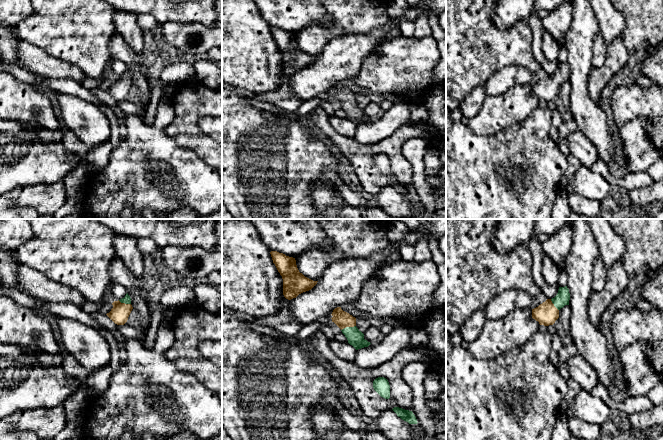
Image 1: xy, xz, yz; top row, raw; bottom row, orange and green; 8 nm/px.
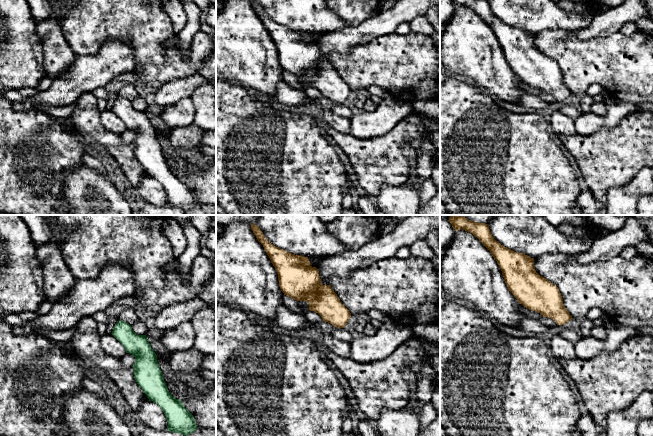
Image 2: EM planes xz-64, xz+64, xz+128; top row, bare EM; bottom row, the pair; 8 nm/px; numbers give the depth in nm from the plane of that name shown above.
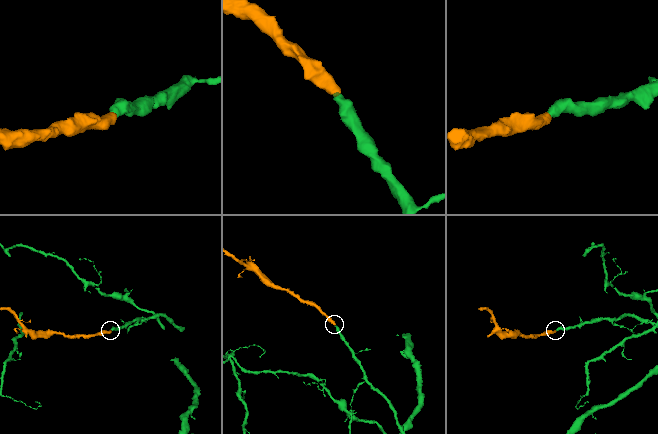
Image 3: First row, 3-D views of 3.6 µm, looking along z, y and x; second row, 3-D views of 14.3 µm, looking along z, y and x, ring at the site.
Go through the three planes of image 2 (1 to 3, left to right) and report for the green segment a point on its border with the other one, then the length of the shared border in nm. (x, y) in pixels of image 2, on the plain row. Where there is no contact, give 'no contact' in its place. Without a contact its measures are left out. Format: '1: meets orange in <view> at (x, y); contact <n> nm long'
1: no contact
2: no contact
3: no contact

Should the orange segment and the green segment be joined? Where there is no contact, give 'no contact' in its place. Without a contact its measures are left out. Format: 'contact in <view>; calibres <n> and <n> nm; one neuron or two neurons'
contact in xz; calibres 140 and 130 nm; one neuron

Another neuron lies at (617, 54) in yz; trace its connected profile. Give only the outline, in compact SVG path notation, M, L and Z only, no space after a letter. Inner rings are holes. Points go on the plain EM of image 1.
M618 37L606 50L604 65L591 69L588 78L588 94L599 105L601 93L612 78L628 63L629 50L624 37Z

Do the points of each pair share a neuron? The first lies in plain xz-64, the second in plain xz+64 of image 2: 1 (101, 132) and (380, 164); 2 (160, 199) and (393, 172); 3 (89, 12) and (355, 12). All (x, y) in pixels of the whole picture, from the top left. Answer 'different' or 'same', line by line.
1: same
2: different
3: same

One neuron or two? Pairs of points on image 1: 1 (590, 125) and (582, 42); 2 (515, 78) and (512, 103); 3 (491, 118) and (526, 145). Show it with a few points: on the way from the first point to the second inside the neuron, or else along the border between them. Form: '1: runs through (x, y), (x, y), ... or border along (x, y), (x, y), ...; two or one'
1: runs through (581, 104), (580, 63); one
2: border along (530, 83), (511, 86), (501, 93), (492, 95); two
3: border along (527, 119), (509, 125), (495, 133), (482, 134); two

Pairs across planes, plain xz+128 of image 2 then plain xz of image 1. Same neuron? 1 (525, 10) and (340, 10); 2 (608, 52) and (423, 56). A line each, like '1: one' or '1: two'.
1: two
2: one

